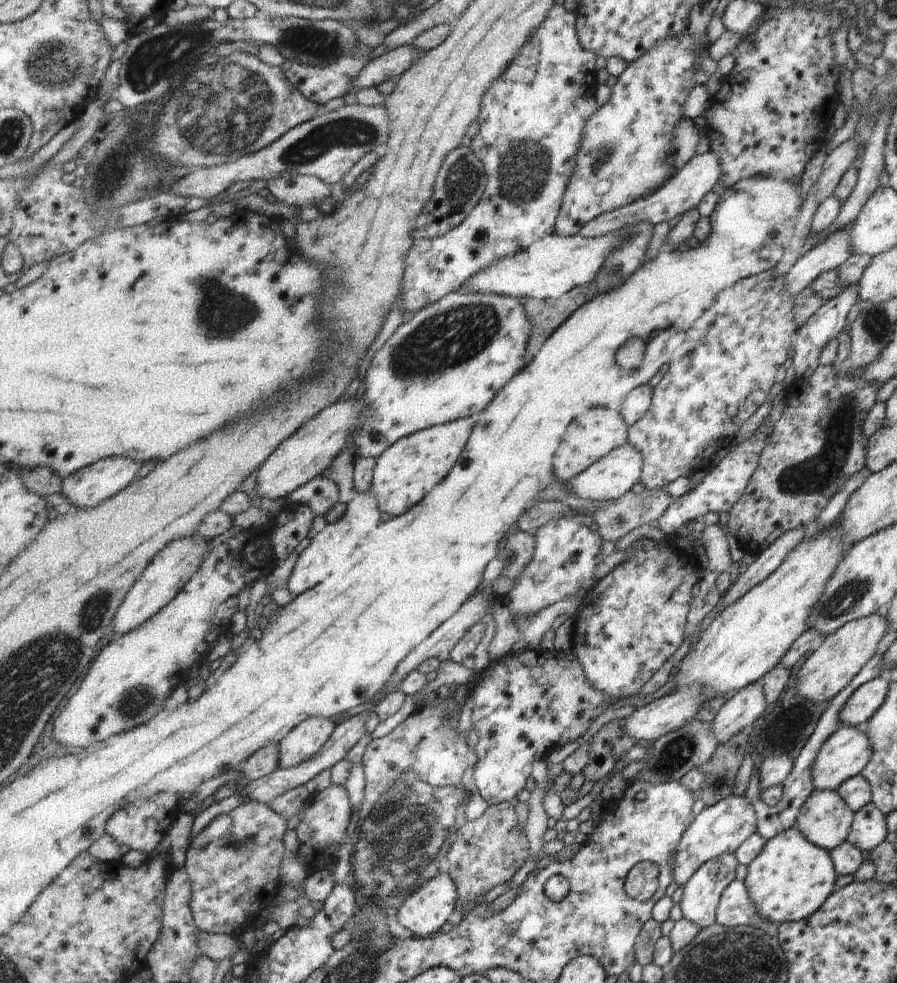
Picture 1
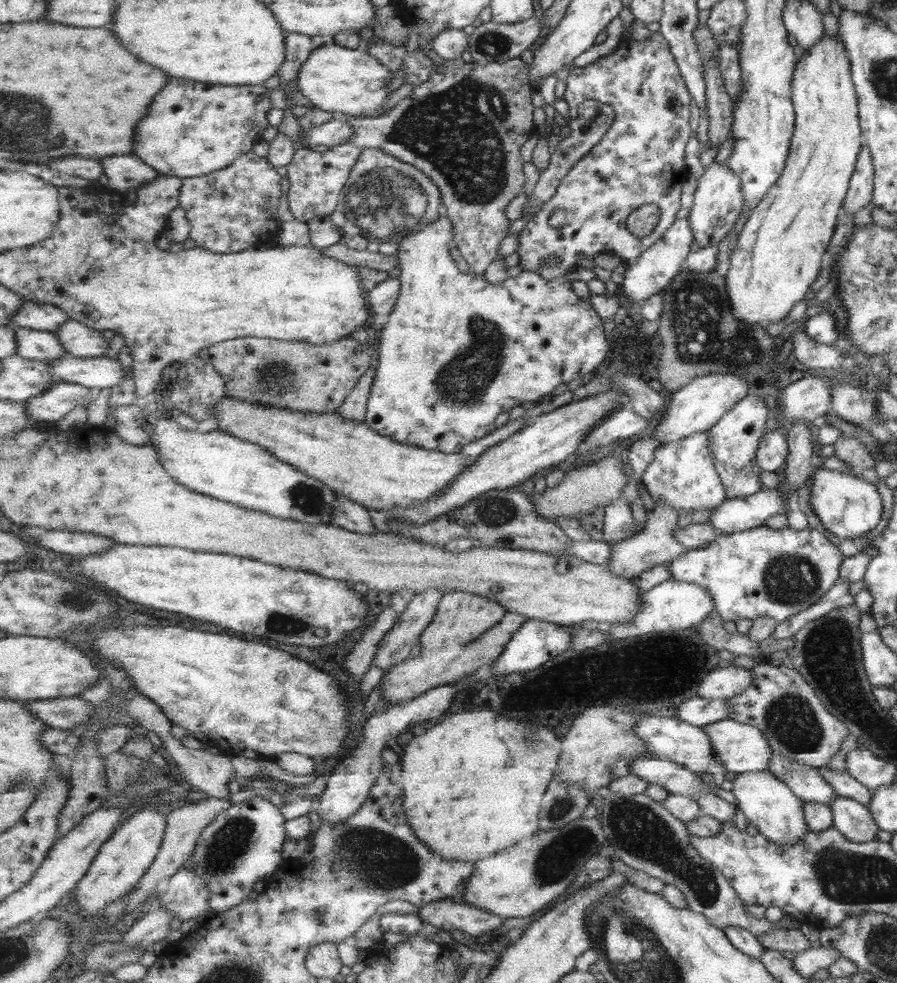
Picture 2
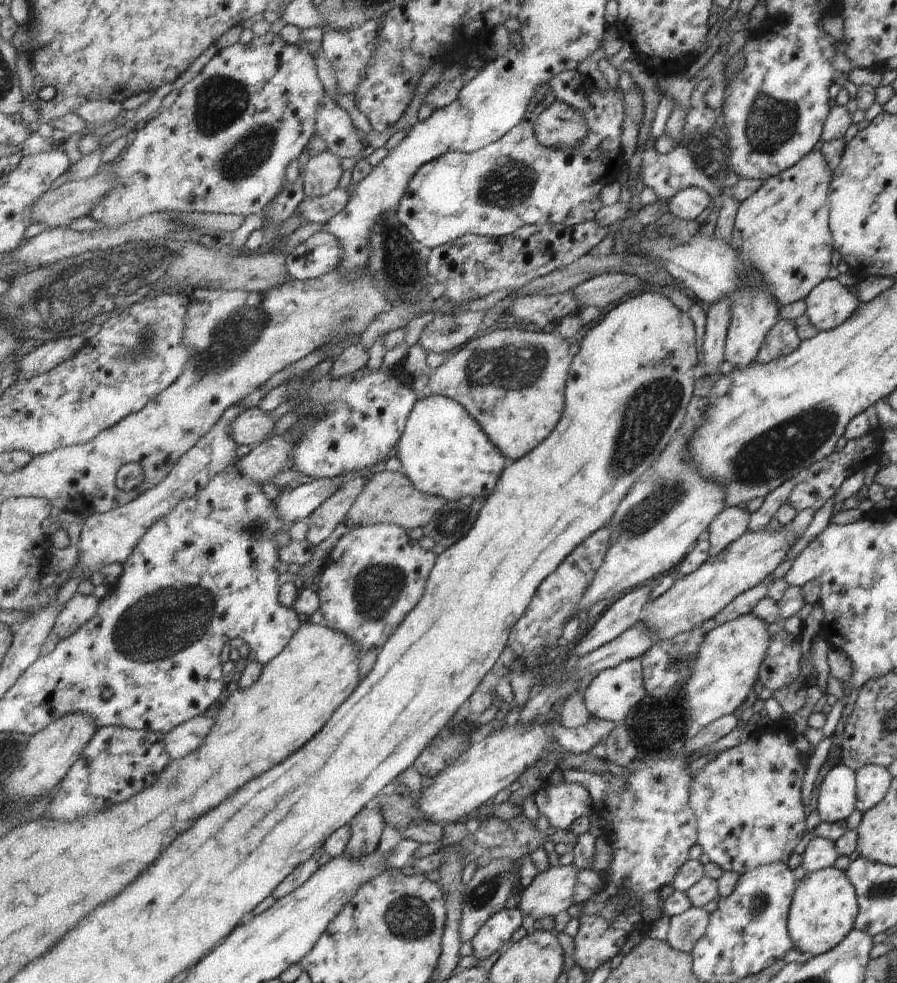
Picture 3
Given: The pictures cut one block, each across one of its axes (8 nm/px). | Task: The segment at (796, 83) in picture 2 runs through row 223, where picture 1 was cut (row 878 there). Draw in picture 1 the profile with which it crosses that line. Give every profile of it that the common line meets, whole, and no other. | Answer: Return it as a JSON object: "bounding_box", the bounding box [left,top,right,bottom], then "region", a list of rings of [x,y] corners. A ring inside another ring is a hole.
{"bounding_box":[743,826,836,923],"region":[[[793,826],[765,841],[761,852],[746,866],[743,882],[757,914],[773,923],[782,923],[813,914],[834,892],[836,876],[829,851],[807,842]]]}

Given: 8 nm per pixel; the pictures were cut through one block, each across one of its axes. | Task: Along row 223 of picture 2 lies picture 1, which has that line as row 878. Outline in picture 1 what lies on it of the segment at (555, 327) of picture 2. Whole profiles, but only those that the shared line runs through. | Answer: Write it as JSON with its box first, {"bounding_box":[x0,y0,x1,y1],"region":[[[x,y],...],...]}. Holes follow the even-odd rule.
{"bounding_box":[399,870,459,936],"region":[[[447,870],[431,878],[421,886],[401,908],[399,922],[410,930],[412,936],[433,936],[449,922],[451,914],[458,909],[459,895],[456,882]]]}

